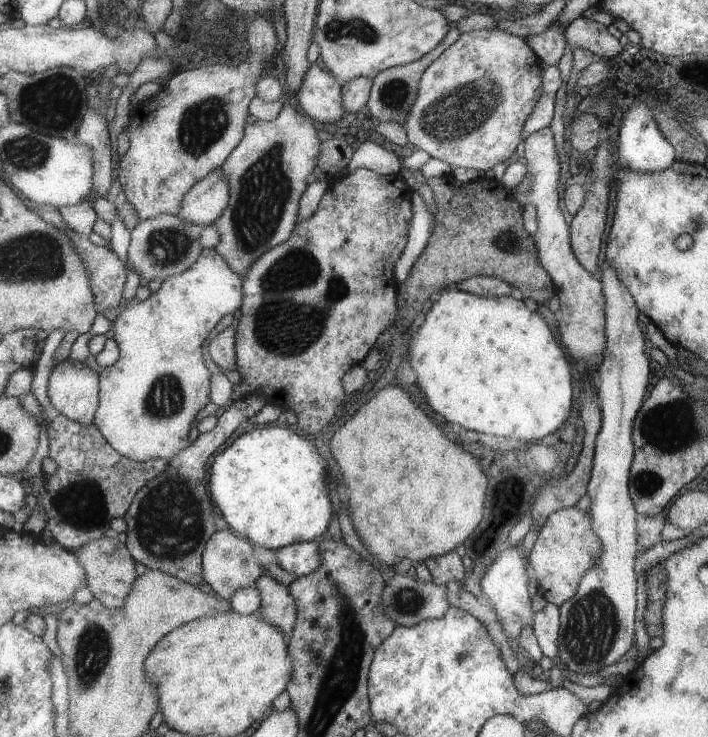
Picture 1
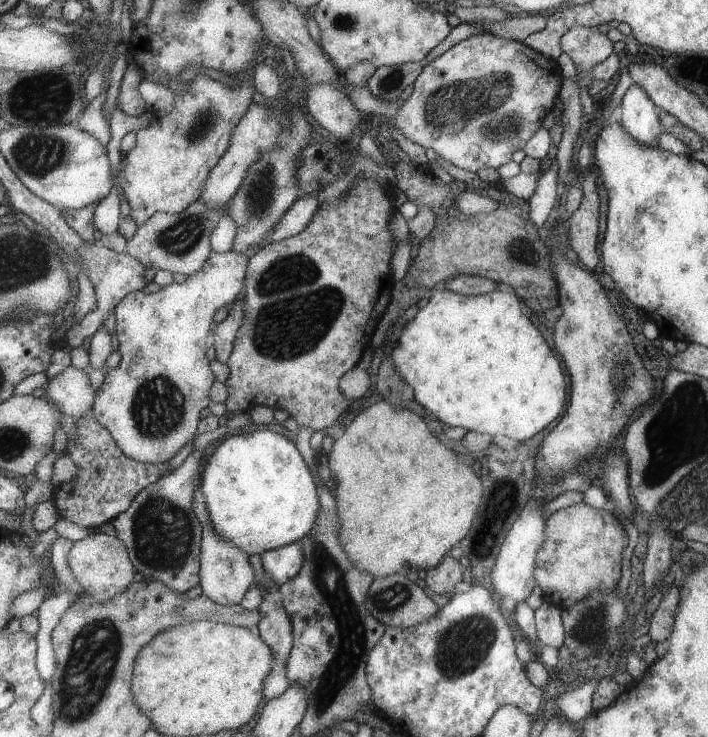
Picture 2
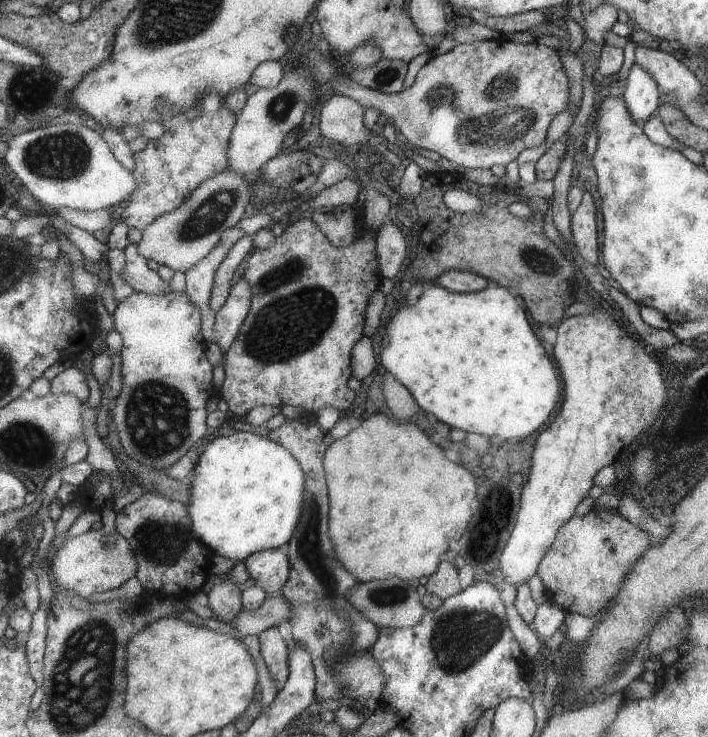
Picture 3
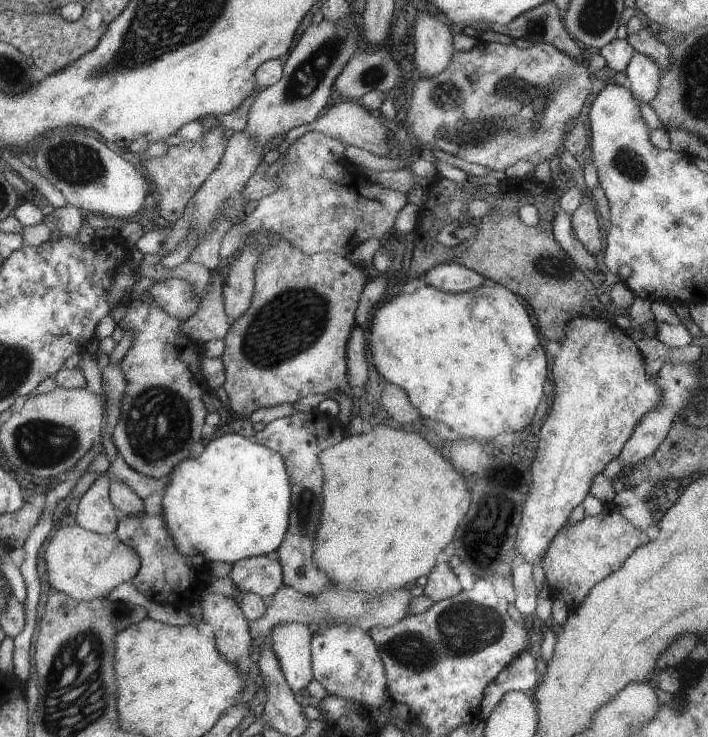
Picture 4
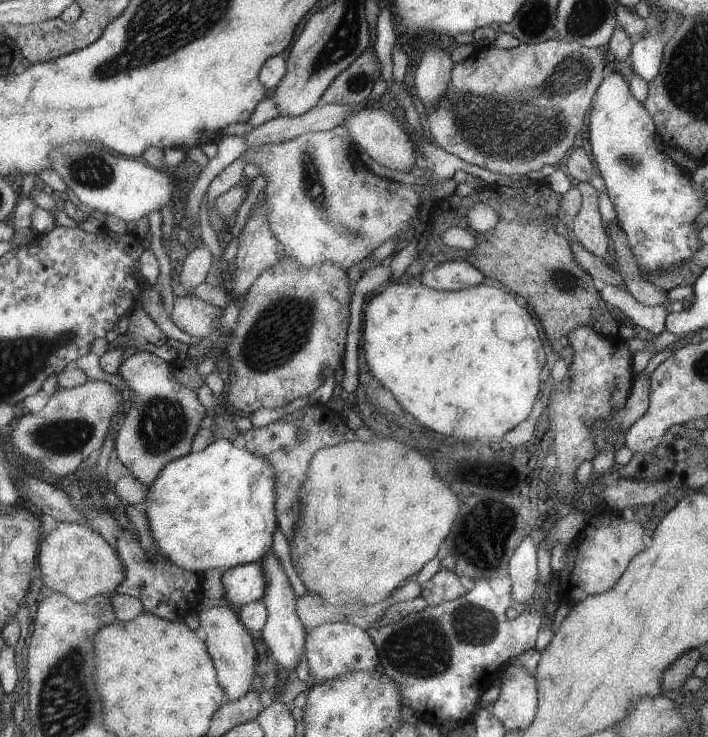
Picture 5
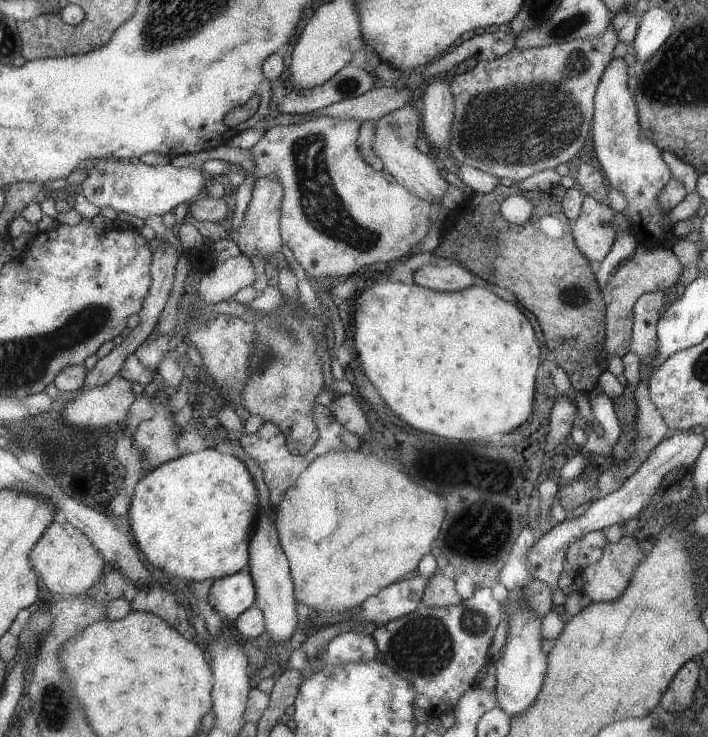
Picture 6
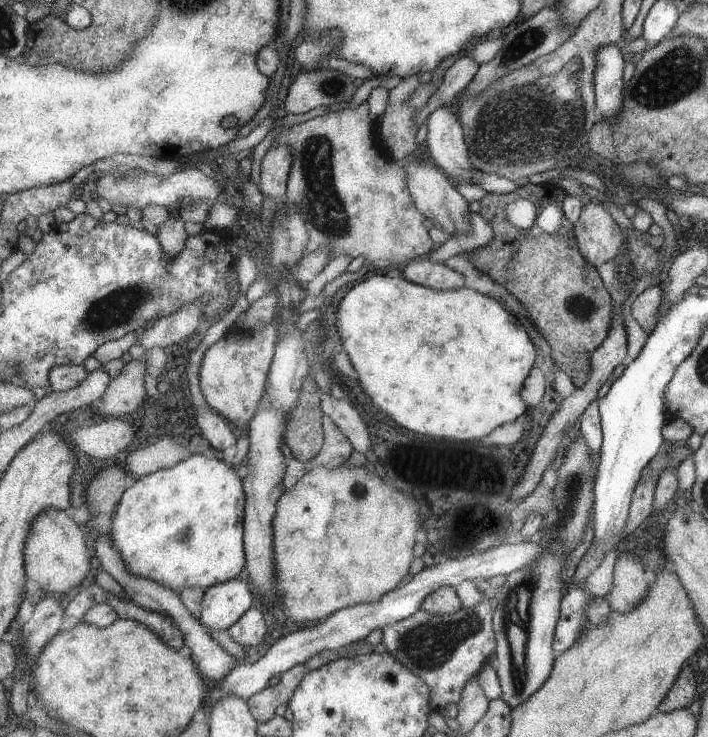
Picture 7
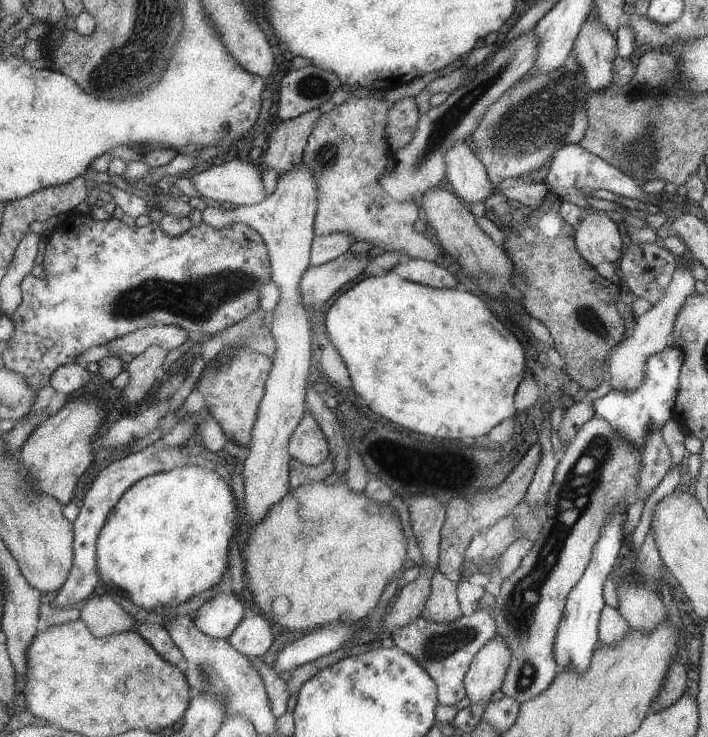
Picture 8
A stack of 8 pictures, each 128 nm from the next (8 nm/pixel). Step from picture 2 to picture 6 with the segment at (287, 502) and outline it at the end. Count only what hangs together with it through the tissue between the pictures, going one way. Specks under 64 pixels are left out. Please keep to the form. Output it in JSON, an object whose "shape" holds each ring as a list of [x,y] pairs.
{"shape":[[[226,447],[218,448],[217,450],[215,450],[215,448],[204,448],[202,451],[187,453],[180,457],[172,458],[170,461],[165,461],[155,469],[151,469],[149,472],[145,473],[134,486],[128,490],[130,497],[126,512],[128,516],[128,525],[130,526],[133,542],[136,544],[137,551],[144,557],[142,560],[150,567],[150,569],[154,572],[162,572],[167,576],[175,576],[185,583],[213,579],[206,596],[206,601],[207,604],[220,615],[224,624],[233,621],[234,618],[239,617],[241,613],[254,605],[254,582],[247,568],[247,561],[249,558],[249,542],[254,534],[254,526],[257,525],[259,506],[257,496],[255,495],[256,491],[253,486],[253,480],[243,461],[233,456],[230,450]]]}

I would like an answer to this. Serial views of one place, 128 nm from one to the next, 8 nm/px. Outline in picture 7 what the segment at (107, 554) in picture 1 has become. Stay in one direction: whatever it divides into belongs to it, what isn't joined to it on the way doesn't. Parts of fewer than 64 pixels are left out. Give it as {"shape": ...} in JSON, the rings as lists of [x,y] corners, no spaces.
{"shape":[[[53,509],[41,514],[35,518],[35,524],[31,528],[29,542],[25,548],[26,570],[29,581],[33,586],[40,586],[47,592],[66,595],[69,590],[75,587],[82,588],[85,586],[95,571],[91,568],[91,558],[95,557],[92,550],[86,530],[73,519],[65,514],[64,510]]]}

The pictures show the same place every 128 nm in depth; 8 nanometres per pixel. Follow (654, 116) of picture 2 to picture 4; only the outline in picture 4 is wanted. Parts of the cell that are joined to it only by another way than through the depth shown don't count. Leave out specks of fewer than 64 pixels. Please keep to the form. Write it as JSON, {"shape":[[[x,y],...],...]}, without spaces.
{"shape":[[[634,51],[624,71],[628,88],[637,101],[648,102],[658,92],[660,68],[649,56]]]}

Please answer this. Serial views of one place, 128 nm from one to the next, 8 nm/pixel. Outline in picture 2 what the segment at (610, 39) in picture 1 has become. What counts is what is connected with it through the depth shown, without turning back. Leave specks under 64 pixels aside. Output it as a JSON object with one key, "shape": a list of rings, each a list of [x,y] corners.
{"shape":[[[571,27],[559,38],[560,49],[575,64],[577,77],[587,88],[594,79],[592,67],[609,56],[612,44],[605,33],[588,27]]]}

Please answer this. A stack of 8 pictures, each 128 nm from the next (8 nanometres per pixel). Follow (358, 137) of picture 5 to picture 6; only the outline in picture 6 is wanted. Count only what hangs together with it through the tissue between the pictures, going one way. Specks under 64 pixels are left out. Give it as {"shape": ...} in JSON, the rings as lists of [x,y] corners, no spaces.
{"shape":[[[412,103],[403,105],[400,109],[395,109],[376,120],[372,150],[382,161],[383,168],[412,195],[426,201],[432,199],[440,202],[447,184],[439,174],[441,168],[437,168],[429,156],[419,154],[419,150],[415,148],[417,134],[419,134],[419,114],[415,112]]]}

